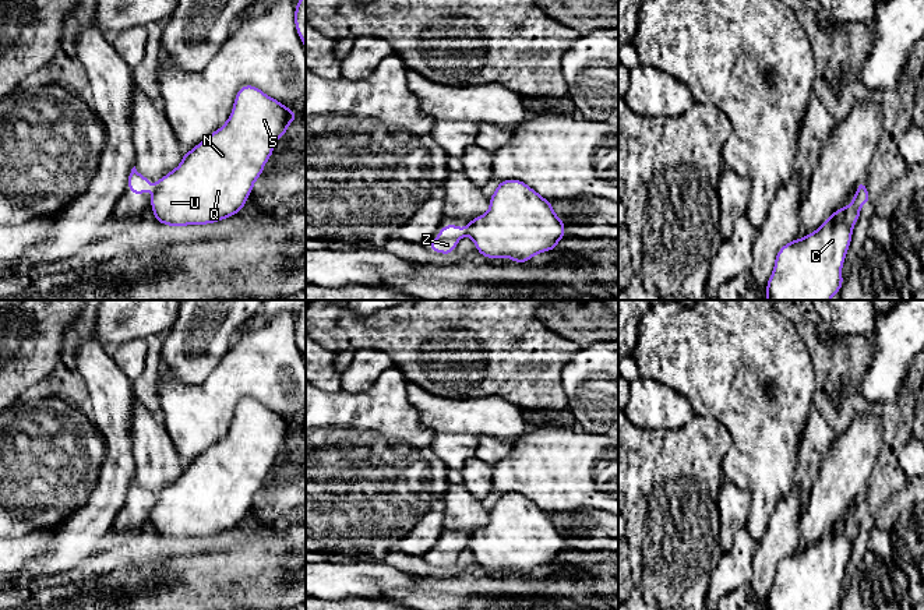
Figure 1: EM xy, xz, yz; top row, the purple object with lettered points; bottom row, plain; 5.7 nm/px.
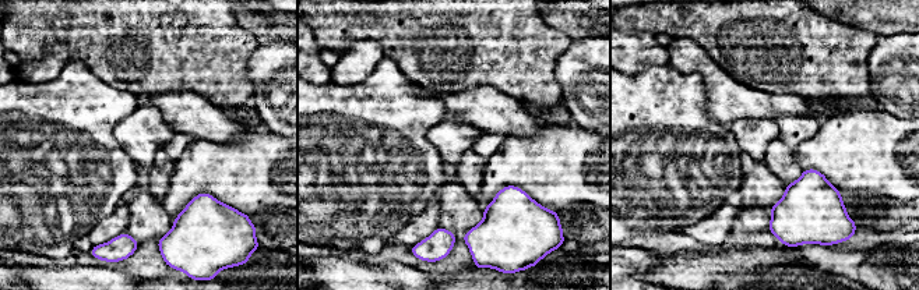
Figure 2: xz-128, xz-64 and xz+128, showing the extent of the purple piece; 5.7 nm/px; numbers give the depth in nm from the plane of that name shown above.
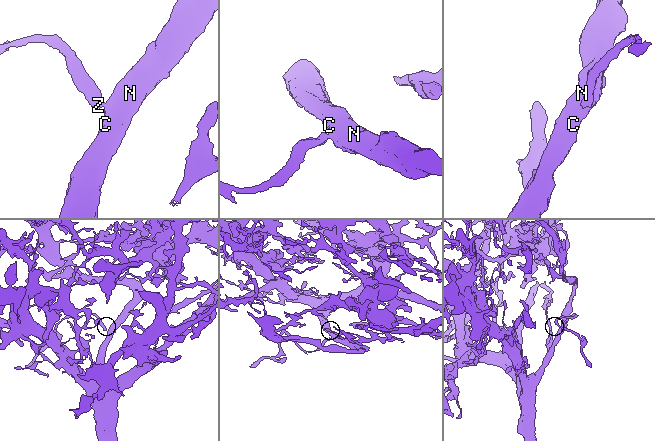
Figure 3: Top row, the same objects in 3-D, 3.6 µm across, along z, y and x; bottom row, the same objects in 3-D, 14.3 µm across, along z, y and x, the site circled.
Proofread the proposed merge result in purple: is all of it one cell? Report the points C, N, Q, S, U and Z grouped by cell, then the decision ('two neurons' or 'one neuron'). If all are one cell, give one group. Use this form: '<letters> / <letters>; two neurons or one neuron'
C N Q S U / Z; two neurons

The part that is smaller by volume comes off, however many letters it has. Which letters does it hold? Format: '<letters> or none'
Z

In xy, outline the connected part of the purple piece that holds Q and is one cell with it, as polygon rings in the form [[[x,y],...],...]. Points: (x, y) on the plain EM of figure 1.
[[[243,398],[225,437],[183,468],[177,480],[154,496],[154,532],[166,539],[208,537],[236,528],[247,515],[264,484],[278,451],[296,433],[293,420],[283,419],[254,398]]]

